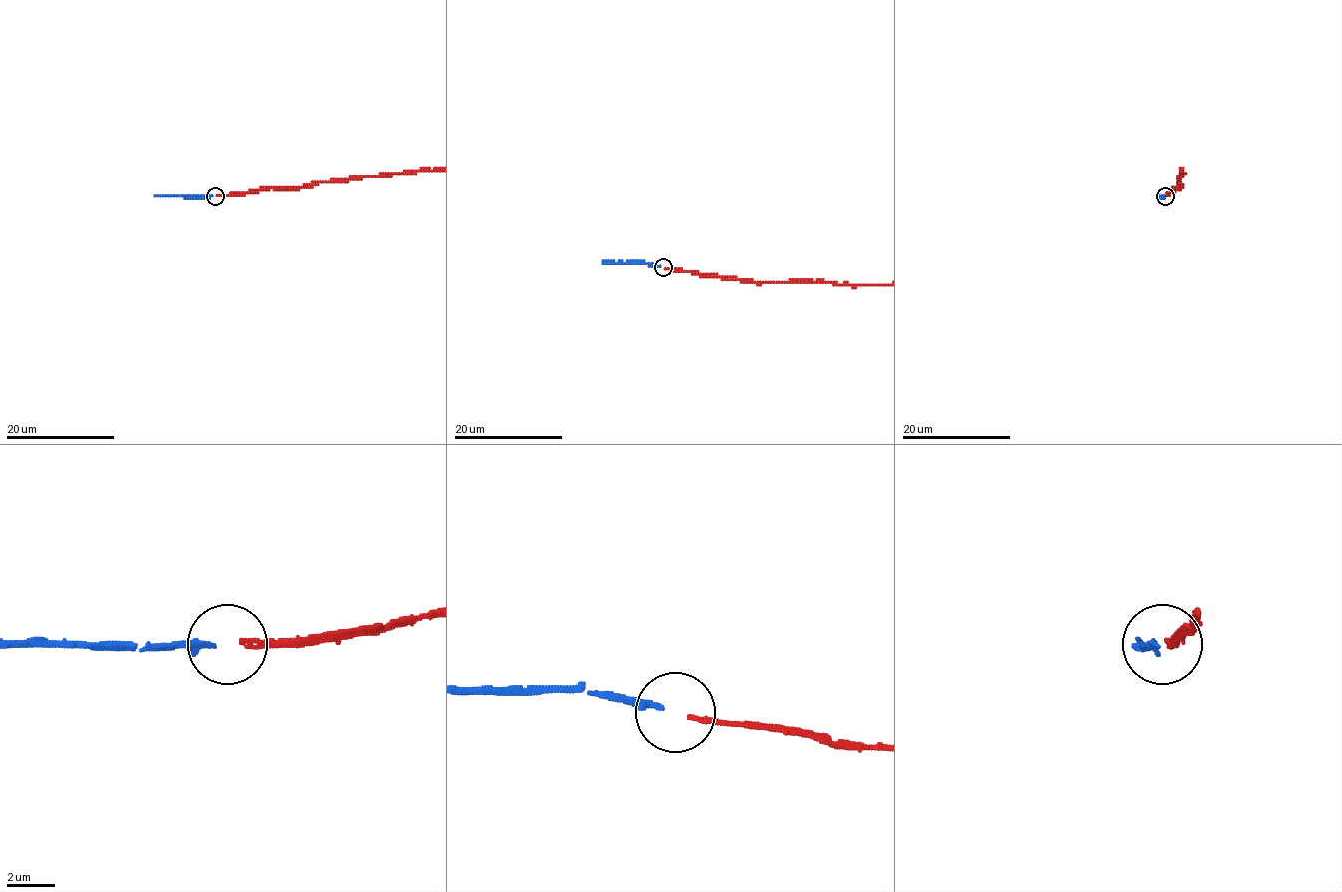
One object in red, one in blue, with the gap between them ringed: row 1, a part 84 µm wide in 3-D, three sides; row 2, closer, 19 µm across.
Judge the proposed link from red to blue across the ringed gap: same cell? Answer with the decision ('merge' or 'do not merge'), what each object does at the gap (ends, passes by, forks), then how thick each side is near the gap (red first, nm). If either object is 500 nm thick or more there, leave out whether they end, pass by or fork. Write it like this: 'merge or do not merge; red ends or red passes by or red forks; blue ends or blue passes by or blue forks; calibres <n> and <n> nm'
merge; red ends; blue ends; calibres 170 and 200 nm

